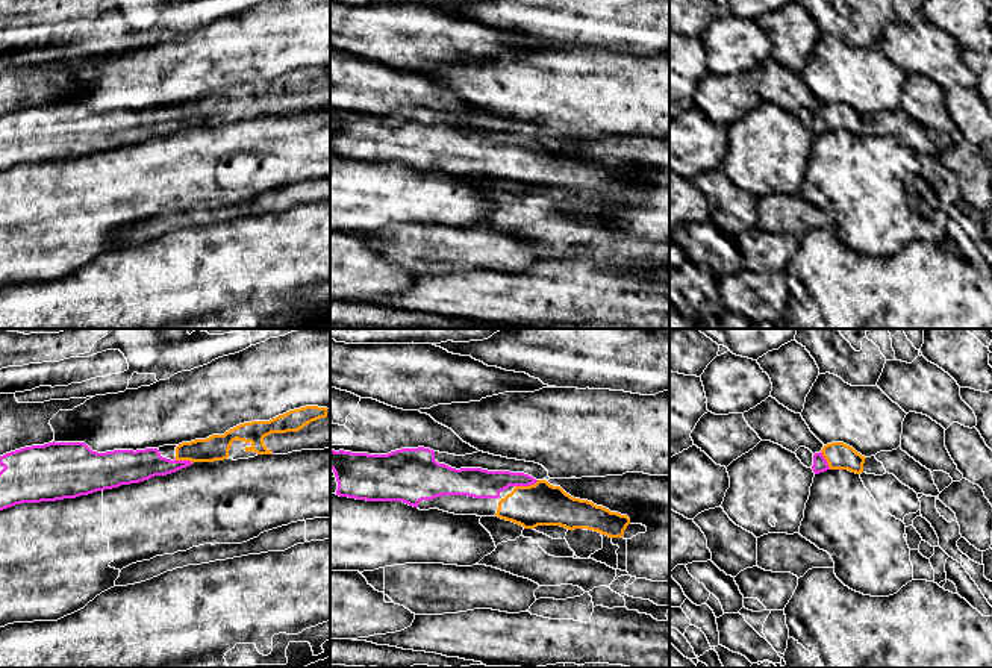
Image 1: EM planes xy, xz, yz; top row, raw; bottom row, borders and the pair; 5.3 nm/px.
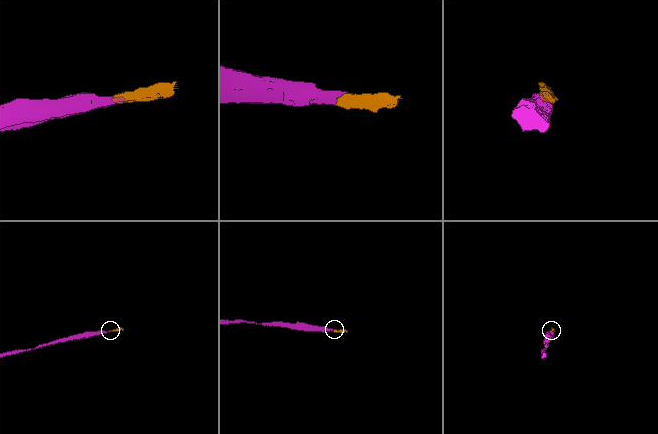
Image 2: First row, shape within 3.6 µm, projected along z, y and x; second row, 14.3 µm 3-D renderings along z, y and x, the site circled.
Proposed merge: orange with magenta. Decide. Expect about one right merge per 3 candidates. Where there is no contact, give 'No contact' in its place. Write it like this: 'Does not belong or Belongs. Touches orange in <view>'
Belongs. Touches orange in xz

